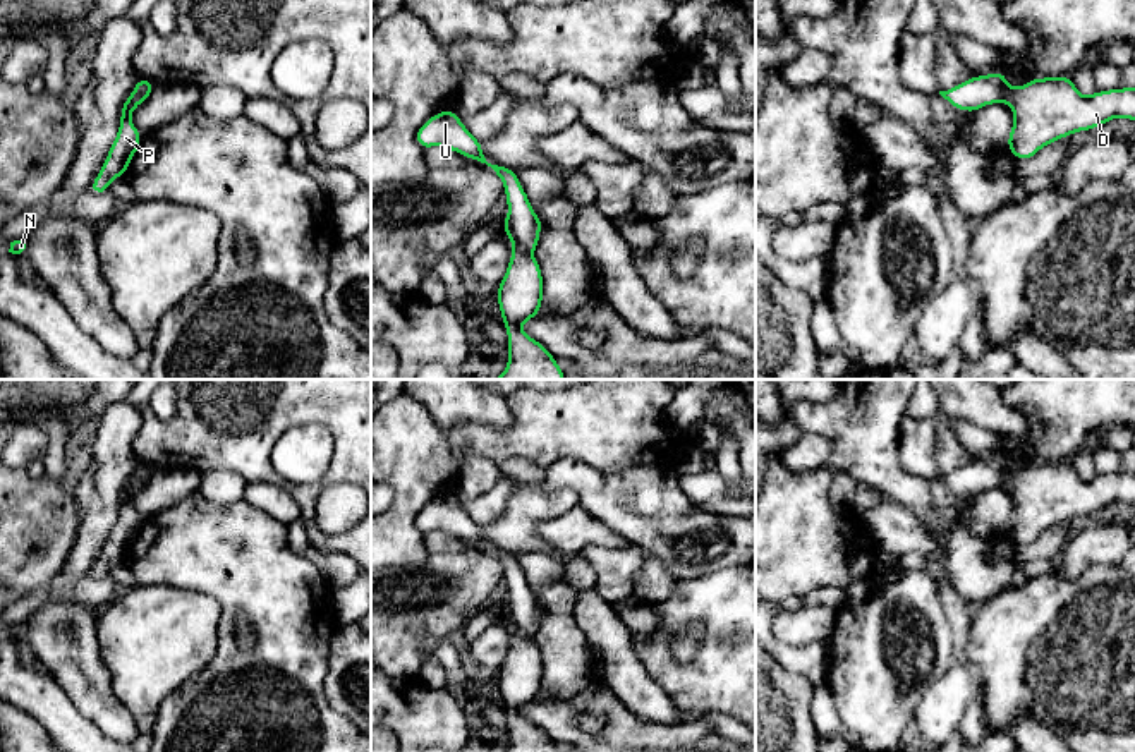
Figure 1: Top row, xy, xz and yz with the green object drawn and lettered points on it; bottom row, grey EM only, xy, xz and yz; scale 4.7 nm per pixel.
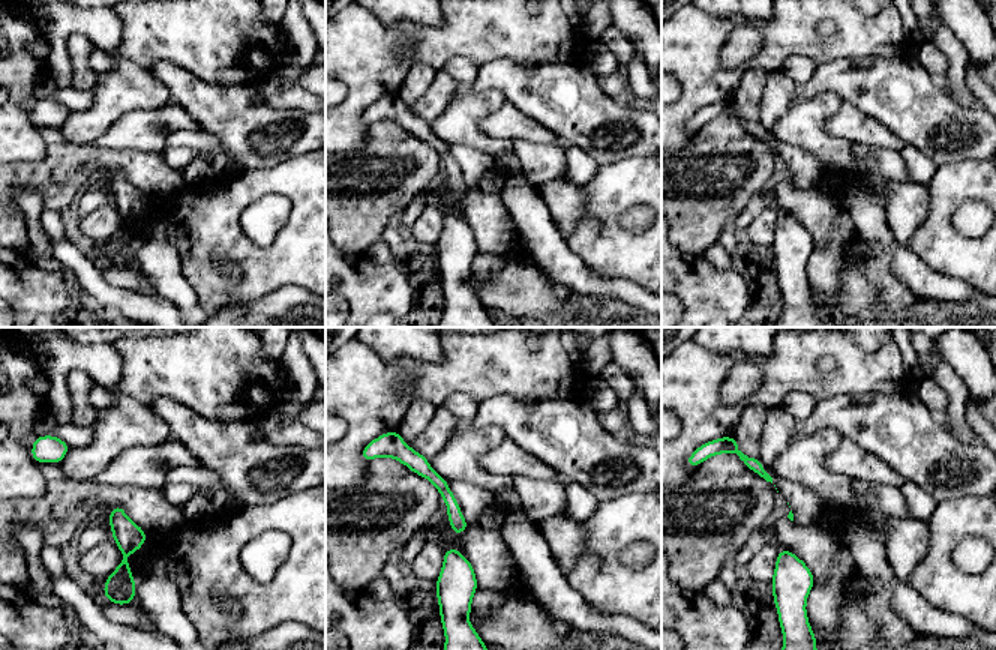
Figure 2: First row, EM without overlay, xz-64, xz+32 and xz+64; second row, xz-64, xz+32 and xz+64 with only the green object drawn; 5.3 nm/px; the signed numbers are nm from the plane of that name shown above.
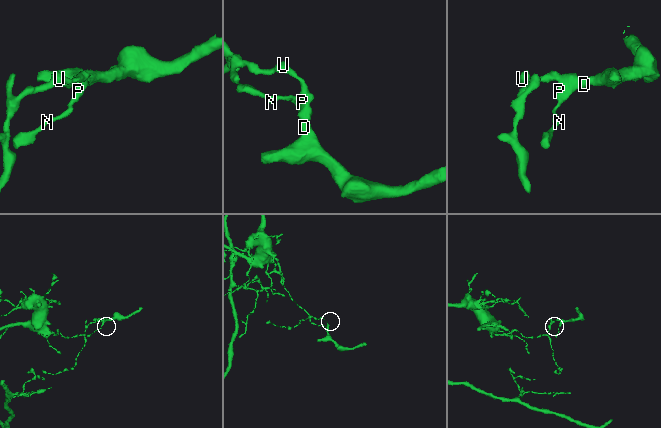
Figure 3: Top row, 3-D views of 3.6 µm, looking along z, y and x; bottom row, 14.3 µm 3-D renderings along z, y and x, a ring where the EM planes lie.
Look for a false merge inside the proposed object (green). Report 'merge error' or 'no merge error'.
merge error

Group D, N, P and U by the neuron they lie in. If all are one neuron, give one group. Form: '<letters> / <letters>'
D N P / U

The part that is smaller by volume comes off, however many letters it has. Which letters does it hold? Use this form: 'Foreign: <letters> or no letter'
Foreign: D, N, P

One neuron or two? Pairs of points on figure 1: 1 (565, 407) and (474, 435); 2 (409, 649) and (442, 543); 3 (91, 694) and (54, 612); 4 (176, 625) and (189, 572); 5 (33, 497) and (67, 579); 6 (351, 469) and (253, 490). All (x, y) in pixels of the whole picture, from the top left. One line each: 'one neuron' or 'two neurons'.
1: one neuron
2: one neuron
3: one neuron
4: two neurons
5: two neurons
6: two neurons

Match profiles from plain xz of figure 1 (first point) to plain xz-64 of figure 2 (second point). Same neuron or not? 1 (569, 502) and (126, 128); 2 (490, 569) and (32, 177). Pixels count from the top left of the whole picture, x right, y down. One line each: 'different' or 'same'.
1: different
2: same

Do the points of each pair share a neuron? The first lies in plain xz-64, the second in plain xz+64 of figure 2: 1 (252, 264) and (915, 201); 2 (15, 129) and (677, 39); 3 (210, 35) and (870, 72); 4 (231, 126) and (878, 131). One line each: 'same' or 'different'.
1: different
2: same
3: different
4: different

